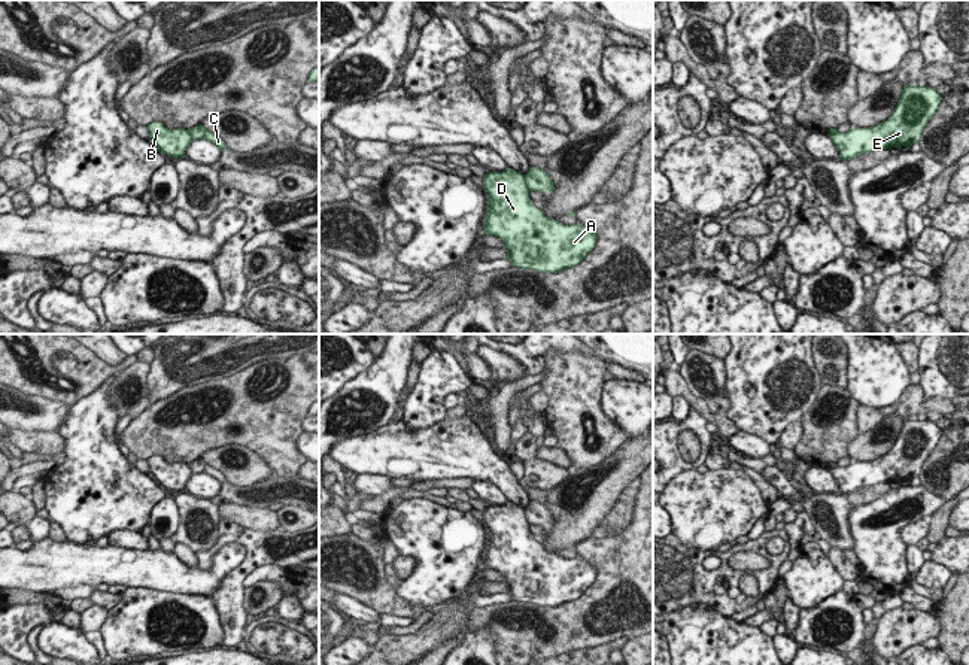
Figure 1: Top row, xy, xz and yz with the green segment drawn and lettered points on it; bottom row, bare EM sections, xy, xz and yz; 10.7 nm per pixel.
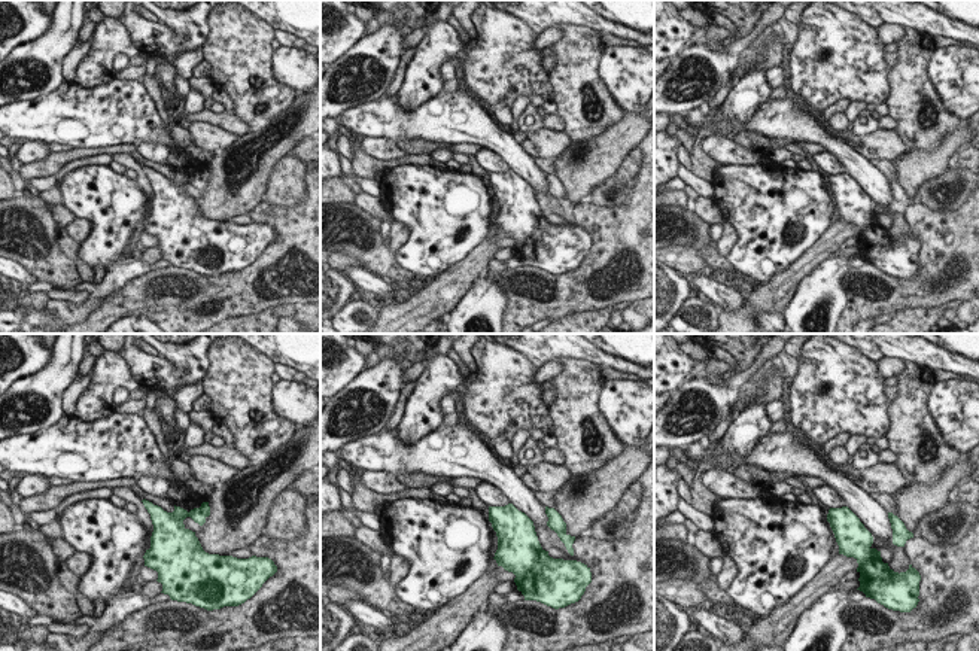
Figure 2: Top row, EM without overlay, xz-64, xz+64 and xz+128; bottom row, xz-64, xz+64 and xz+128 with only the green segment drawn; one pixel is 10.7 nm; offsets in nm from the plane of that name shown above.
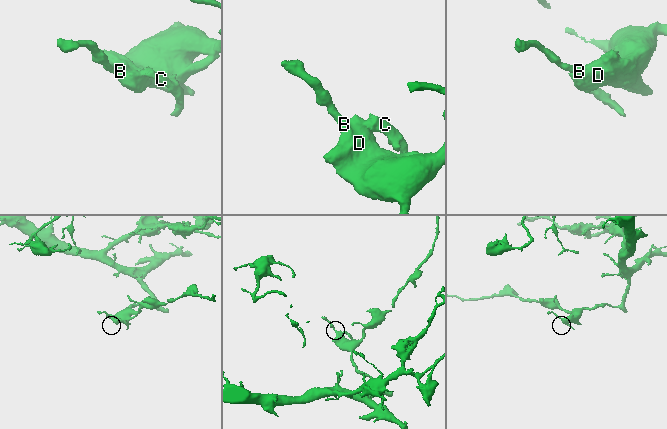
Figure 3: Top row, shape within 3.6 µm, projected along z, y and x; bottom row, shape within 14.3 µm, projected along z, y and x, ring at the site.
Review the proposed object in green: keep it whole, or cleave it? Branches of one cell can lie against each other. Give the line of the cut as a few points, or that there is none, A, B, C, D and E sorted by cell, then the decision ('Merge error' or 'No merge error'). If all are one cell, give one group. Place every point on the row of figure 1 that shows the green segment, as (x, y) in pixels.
Split along xz (524, 176), (528, 191). Groups: A B D E / C. Merge error

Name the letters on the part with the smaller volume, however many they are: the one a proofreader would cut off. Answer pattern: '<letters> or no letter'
C

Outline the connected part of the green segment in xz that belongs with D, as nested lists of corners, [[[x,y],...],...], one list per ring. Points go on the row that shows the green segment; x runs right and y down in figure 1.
[[[486,171],[483,186],[489,195],[483,234],[505,243],[513,267],[559,273],[577,267],[595,248],[596,231],[565,225],[535,207],[519,171]]]

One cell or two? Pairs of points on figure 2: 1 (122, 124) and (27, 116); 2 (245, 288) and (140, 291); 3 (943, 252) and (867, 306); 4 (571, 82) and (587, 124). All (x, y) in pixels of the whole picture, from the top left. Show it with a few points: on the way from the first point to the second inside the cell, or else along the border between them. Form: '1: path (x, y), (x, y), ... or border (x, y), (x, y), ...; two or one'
1: path (99, 121), (61, 121), (51, 118); one
2: path (219, 297), (204, 301), (166, 298); one
3: path (929, 273), (909, 292), (893, 294), (888, 298); one
4: path (578, 93), (583, 113); one

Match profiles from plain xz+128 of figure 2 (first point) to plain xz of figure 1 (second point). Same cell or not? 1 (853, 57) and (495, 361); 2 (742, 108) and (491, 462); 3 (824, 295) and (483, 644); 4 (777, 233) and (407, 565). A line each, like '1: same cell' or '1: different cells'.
1: same cell
2: different cells
3: same cell
4: different cells

